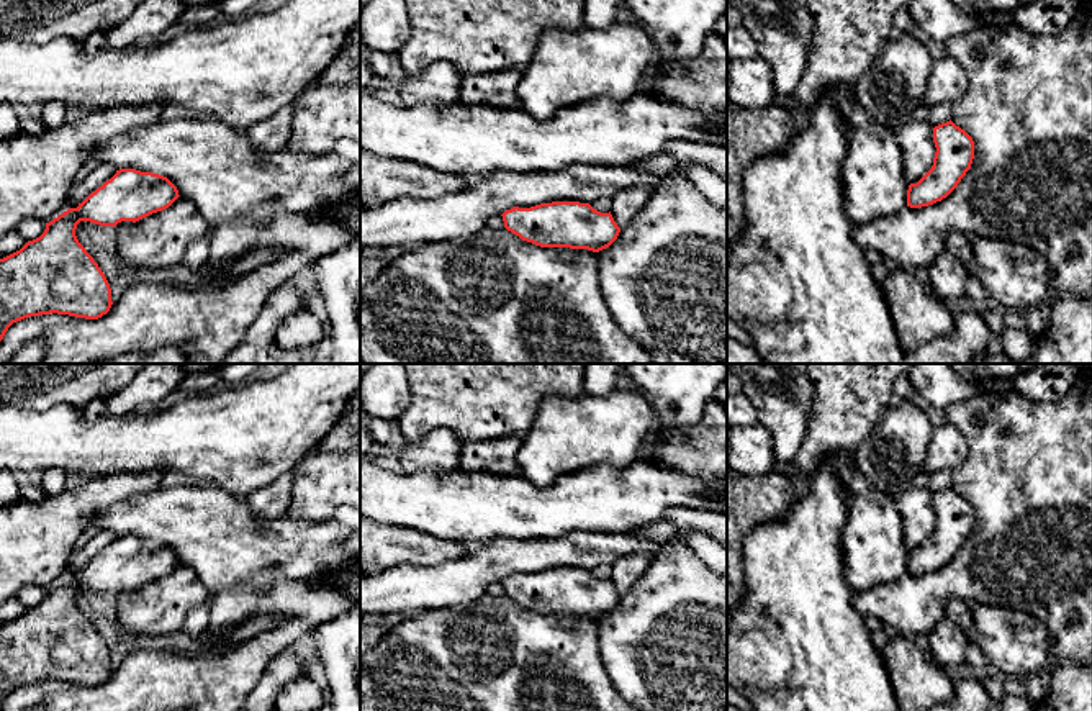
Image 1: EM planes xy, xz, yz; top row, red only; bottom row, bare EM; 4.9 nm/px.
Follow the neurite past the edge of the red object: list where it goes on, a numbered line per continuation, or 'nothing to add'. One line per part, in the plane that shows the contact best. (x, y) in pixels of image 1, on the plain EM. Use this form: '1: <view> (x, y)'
nothing to add

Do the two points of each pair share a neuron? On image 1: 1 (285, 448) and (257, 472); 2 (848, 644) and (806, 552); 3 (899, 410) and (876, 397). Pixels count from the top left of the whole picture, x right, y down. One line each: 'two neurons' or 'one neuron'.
1: one neuron
2: one neuron
3: two neurons

